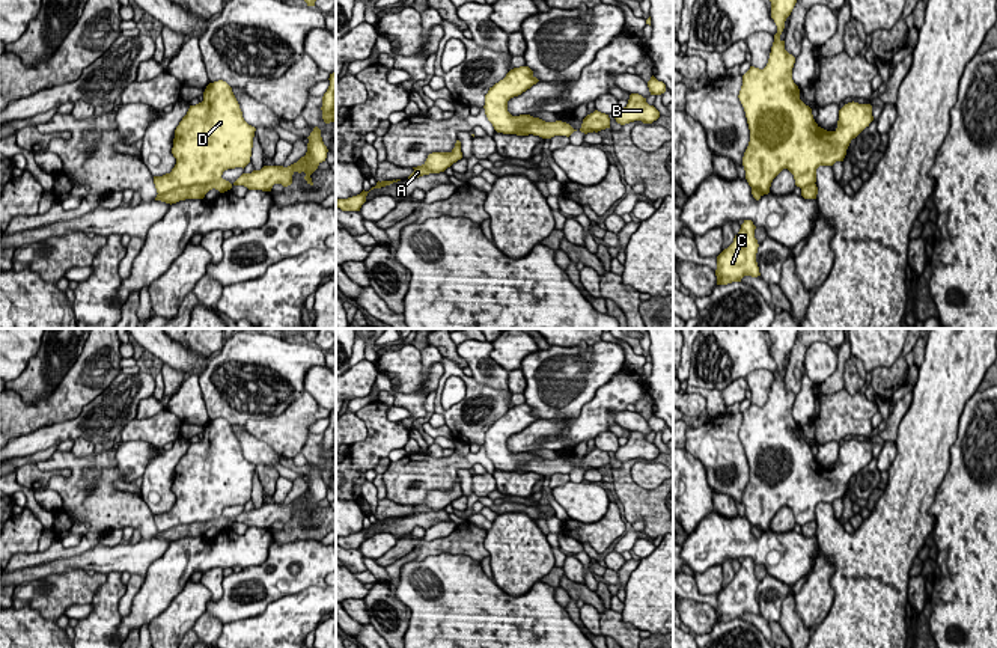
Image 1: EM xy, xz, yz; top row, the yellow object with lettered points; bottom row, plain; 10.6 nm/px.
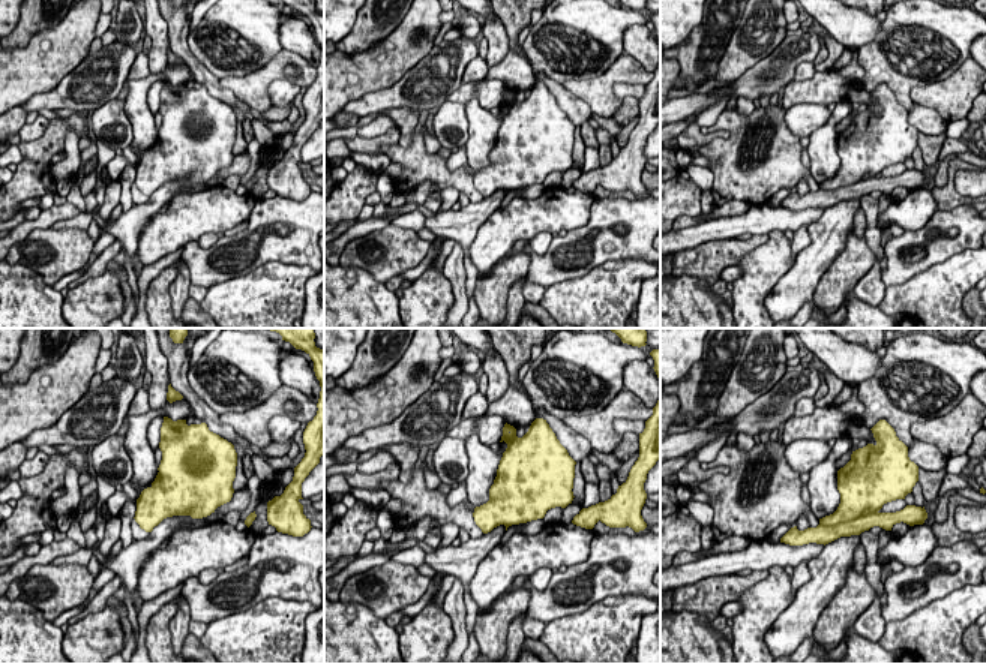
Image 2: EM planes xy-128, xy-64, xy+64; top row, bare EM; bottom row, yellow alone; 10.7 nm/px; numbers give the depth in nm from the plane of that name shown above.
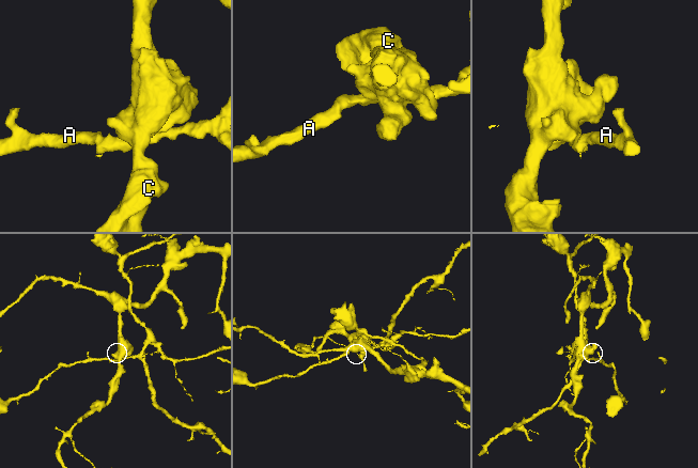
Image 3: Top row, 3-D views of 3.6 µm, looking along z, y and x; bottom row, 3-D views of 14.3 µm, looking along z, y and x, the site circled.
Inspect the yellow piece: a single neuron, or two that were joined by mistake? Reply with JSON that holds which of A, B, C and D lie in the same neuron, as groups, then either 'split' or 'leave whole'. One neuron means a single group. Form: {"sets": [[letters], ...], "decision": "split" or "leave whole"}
{"sets": [["A", "B"], ["C", "D"]], "decision": "split"}

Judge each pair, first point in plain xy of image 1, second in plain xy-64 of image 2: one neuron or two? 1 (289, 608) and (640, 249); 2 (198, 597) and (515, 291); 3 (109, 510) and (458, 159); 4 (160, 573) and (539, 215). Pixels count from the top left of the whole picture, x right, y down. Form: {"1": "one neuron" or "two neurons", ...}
{"1": "two neurons", "2": "two neurons", "3": "two neurons", "4": "one neuron"}

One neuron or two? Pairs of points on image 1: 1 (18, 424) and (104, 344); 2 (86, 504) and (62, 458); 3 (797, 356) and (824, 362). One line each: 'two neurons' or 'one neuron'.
1: one neuron
2: one neuron
3: two neurons

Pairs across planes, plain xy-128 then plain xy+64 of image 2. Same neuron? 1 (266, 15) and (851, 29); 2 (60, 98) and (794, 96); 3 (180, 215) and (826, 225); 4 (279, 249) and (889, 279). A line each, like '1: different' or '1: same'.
1: different
2: different
3: same
4: same

